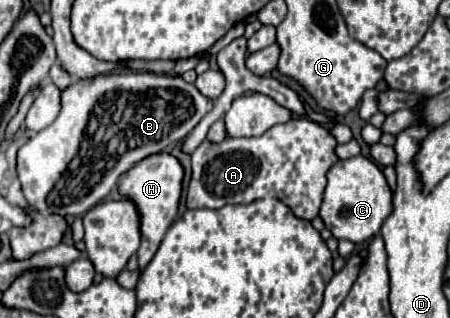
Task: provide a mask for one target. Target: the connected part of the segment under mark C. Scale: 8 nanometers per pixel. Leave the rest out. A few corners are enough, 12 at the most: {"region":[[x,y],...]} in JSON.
{"region":[[333,163],[319,217],[335,239],[365,243],[393,211],[381,169]]}

